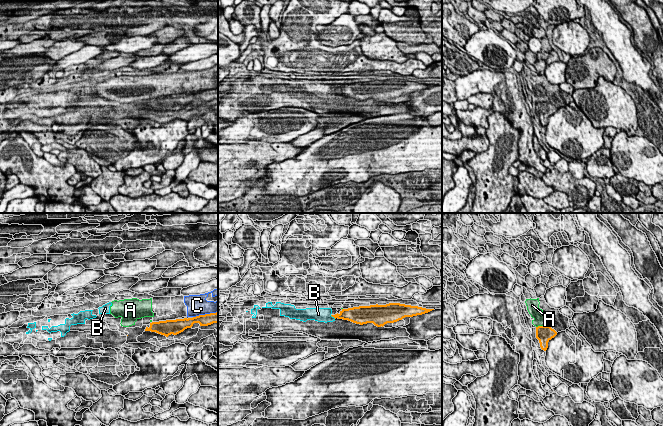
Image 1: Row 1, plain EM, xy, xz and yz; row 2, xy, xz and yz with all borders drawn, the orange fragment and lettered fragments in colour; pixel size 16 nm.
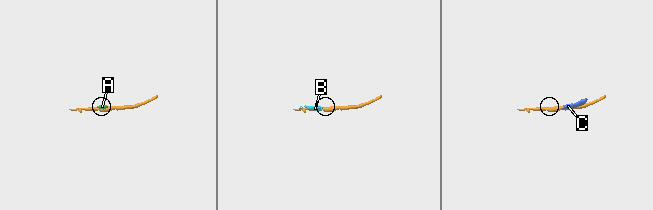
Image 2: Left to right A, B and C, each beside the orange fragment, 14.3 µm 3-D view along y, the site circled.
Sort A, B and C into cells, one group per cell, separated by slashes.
A B C

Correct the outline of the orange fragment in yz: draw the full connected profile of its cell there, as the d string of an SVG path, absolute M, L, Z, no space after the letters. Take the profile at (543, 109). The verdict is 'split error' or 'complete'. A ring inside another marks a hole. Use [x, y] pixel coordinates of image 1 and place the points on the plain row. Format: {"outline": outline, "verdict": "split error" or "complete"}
{"outline": "M538 102L536 103L536 114L539 116L540 123L546 127L548 124L548 118L557 111L557 108L550 102Z", "verdict": "complete"}

